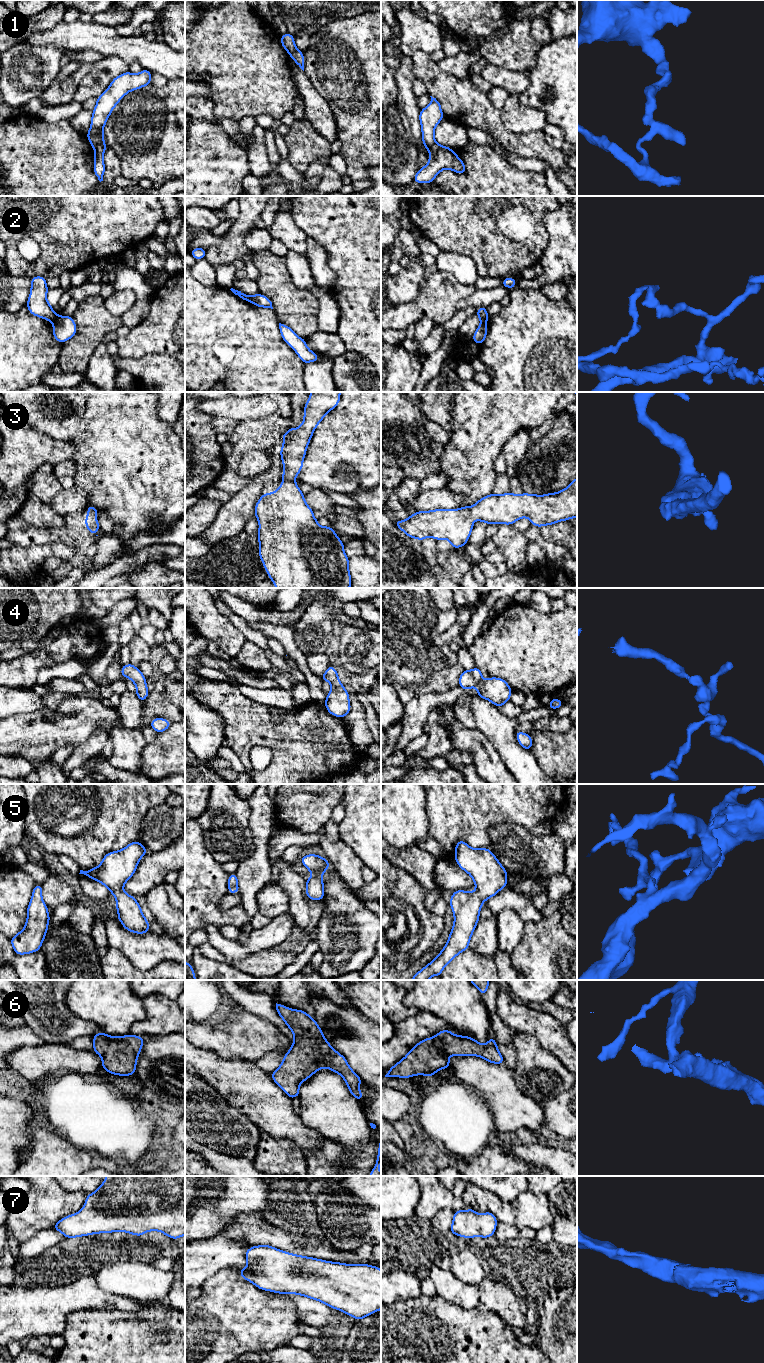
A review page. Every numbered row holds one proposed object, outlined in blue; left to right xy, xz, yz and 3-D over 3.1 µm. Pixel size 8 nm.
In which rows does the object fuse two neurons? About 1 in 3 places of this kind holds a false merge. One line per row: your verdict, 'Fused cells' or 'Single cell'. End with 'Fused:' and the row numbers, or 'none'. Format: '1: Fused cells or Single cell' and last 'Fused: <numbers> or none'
1: Fused cells
2: Fused cells
3: Single cell
4: Single cell
5: Single cell
6: Single cell
7: Single cell
Fused: 1, 2

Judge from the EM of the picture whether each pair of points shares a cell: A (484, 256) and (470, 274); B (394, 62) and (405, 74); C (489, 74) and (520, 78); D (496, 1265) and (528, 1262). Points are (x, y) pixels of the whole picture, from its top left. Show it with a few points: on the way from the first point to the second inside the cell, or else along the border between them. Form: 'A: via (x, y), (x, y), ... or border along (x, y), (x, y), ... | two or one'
A: border along (457, 252), (468, 255), (472, 259), (479, 275) | two
B: border along (393, 44), (395, 55), (400, 61), (396, 69) | two
C: via (497, 76), (512, 78) | one
D: via (504, 1263), (520, 1263) | one

